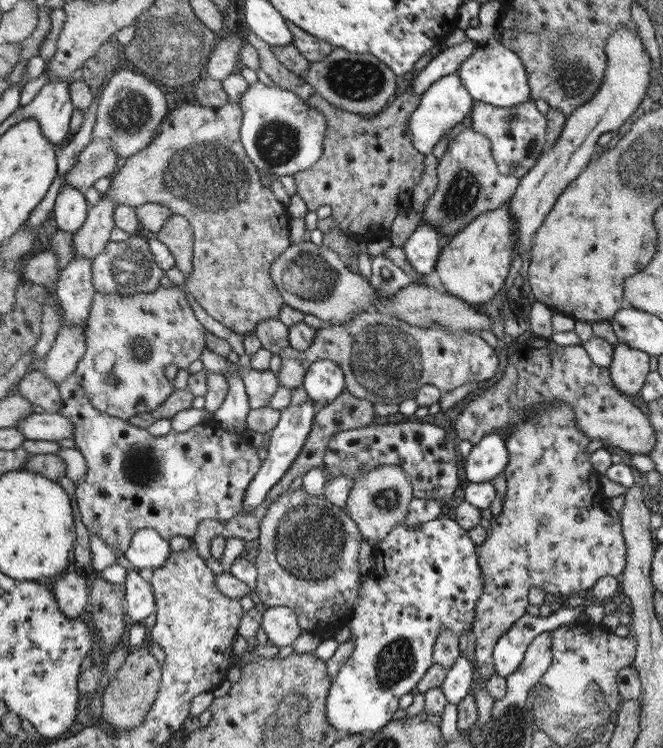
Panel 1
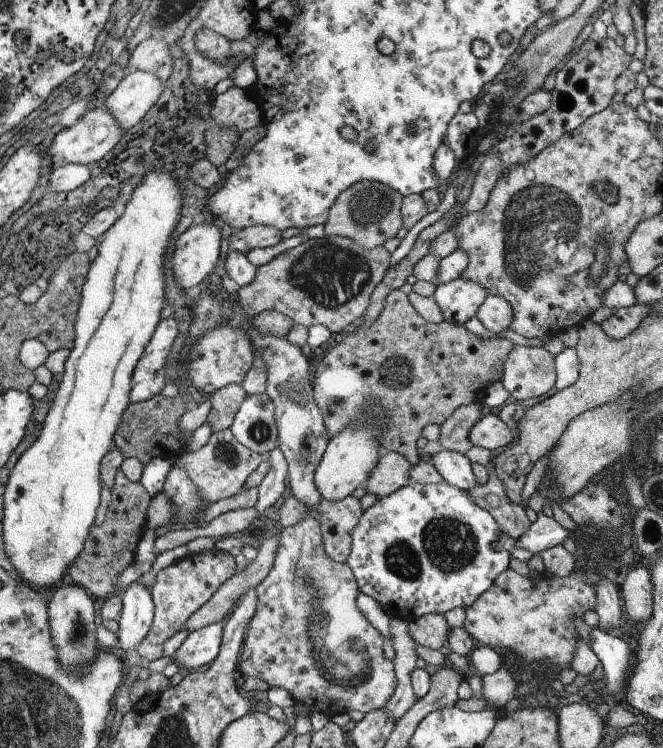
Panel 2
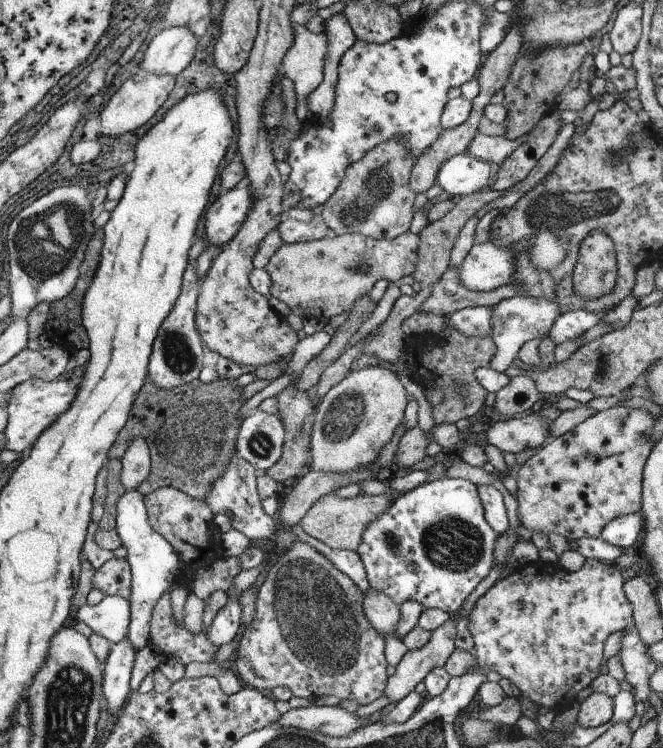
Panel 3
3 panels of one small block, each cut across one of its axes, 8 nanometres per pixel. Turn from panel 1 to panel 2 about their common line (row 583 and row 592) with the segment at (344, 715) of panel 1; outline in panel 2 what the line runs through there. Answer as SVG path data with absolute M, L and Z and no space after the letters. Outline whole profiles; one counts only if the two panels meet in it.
M407 484L387 498L377 498L353 530L351 554L345 560L357 578L361 594L377 600L391 618L417 620L427 614L447 614L455 608L471 608L485 594L495 578L507 570L511 554L499 548L501 528L493 514L473 502L469 492L447 484Z

